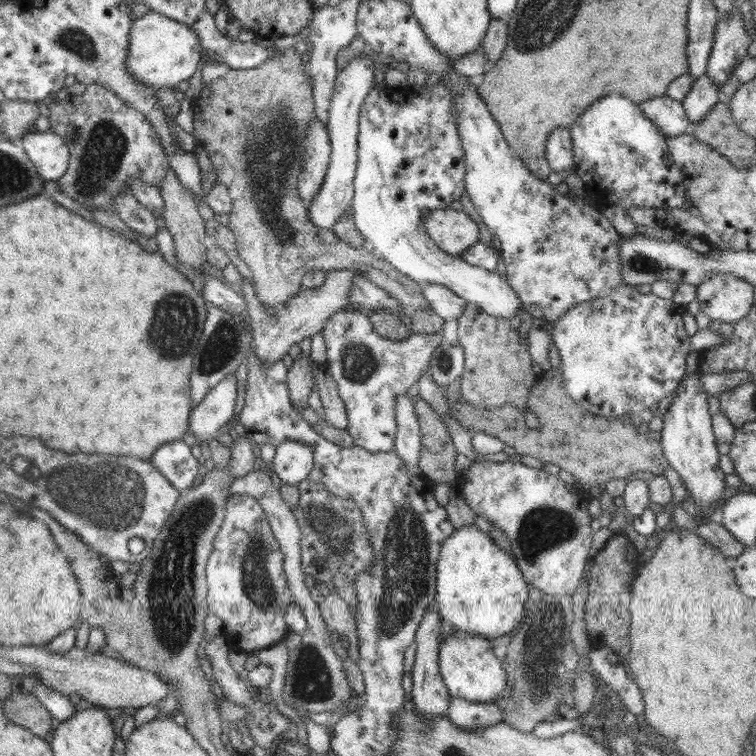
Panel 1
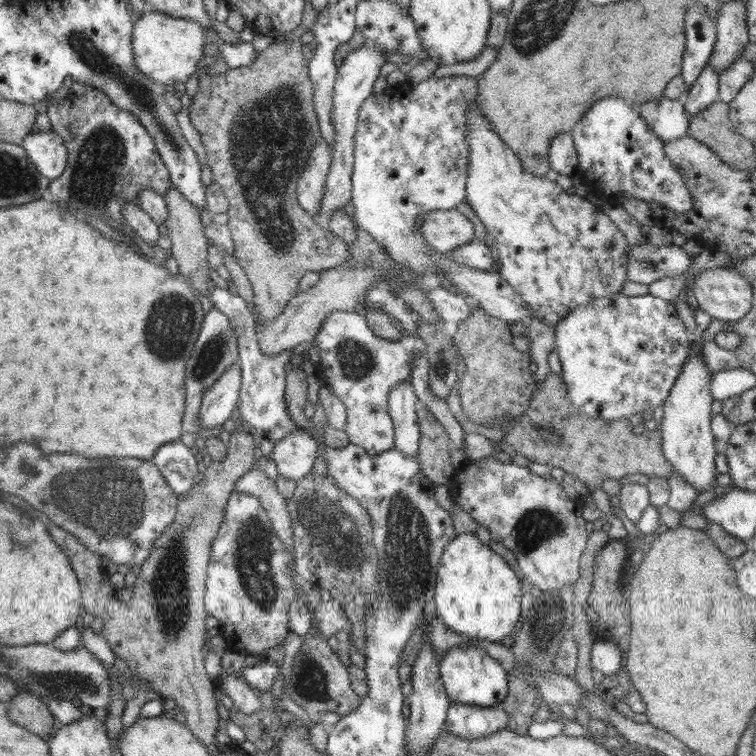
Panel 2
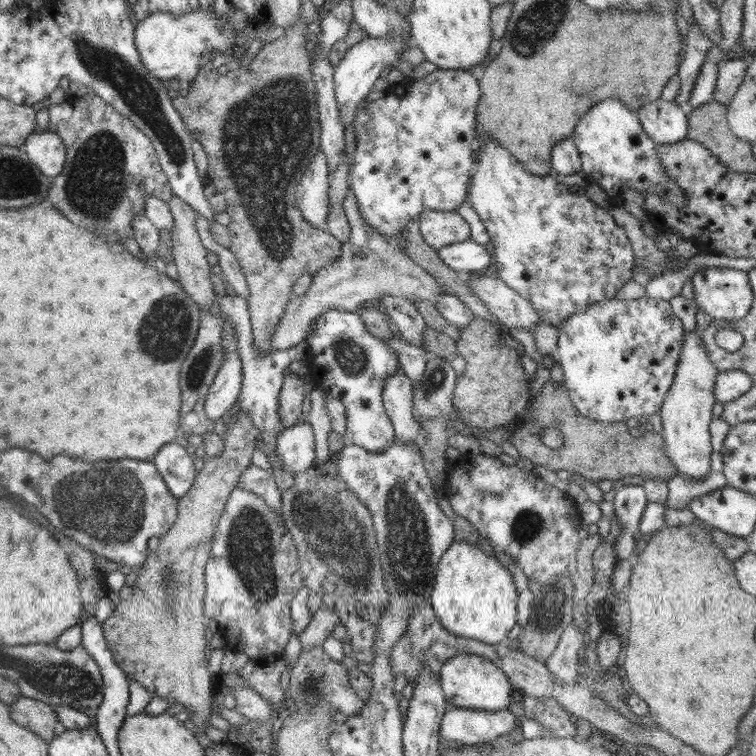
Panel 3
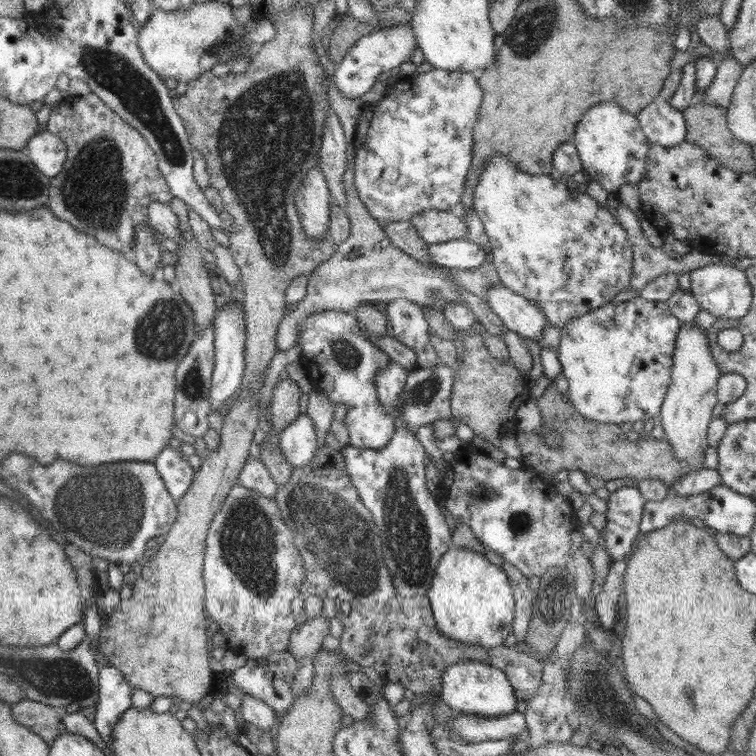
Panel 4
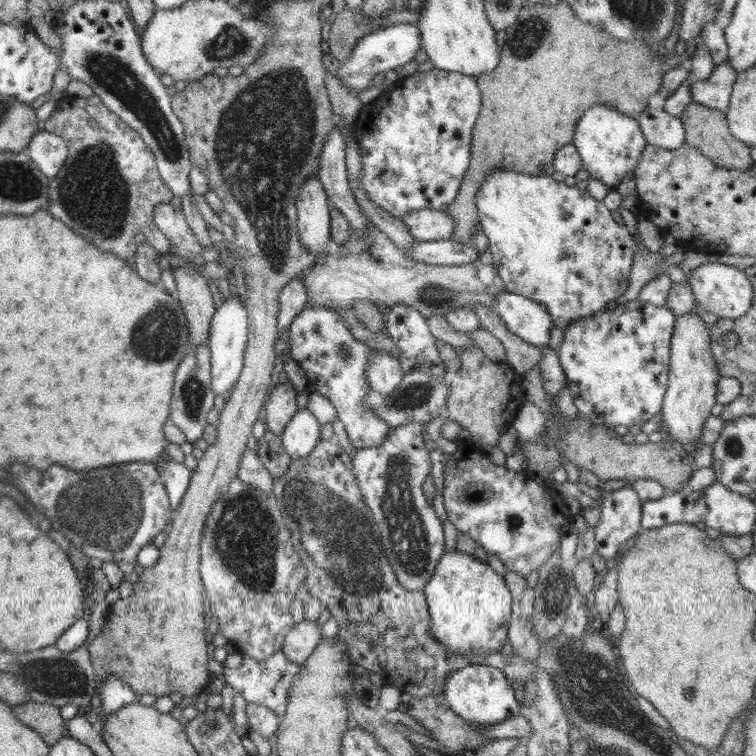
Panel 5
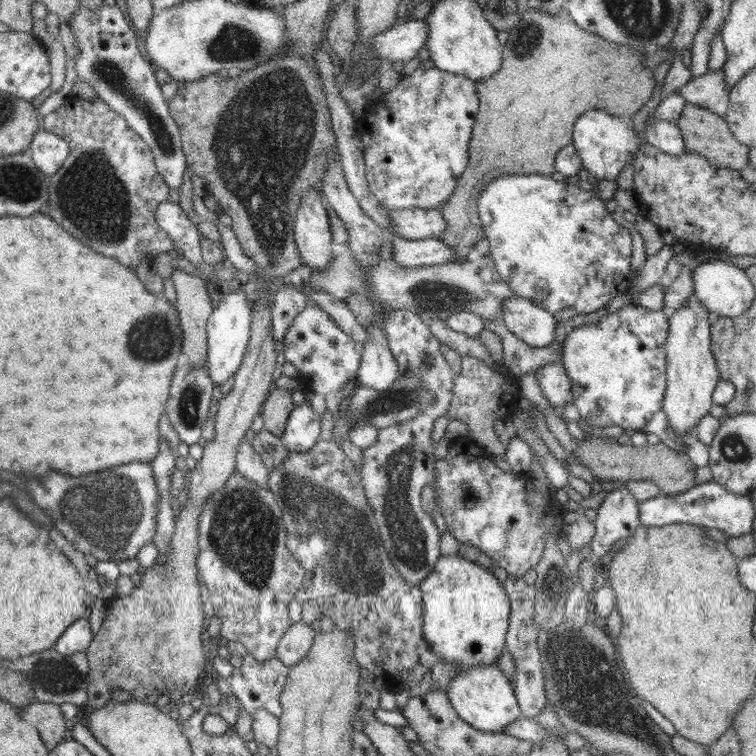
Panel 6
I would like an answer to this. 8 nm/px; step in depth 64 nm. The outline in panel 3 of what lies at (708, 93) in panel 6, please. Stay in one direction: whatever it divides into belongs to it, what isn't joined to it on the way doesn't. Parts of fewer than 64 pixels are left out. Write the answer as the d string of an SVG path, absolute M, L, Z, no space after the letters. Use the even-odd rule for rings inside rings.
M728 60L717 64L718 78L713 92L713 100L728 104L733 100L735 92L742 84L748 66L747 60Z

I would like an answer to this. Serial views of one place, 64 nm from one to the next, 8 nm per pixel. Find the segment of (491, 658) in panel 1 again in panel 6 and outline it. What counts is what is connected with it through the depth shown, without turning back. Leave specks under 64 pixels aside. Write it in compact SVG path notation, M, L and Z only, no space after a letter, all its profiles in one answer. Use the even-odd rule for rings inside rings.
M473 666L462 669L451 680L446 694L457 715L466 724L484 733L502 733L522 715L512 681L506 678L498 666Z

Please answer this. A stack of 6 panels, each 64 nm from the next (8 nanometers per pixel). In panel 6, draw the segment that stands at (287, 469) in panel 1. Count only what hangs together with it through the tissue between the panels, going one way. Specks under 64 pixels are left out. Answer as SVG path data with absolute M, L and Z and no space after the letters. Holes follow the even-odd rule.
M308 402L295 406L281 437L289 452L308 452L320 438L320 415Z

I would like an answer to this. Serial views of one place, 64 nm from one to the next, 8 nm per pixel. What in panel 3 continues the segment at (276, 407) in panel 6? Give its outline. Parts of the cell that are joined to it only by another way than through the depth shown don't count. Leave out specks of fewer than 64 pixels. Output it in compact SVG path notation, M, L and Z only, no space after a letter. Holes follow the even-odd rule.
M294 373L285 376L278 395L279 417L285 428L303 423L306 415L303 414L305 396L308 394L304 388L304 379Z

